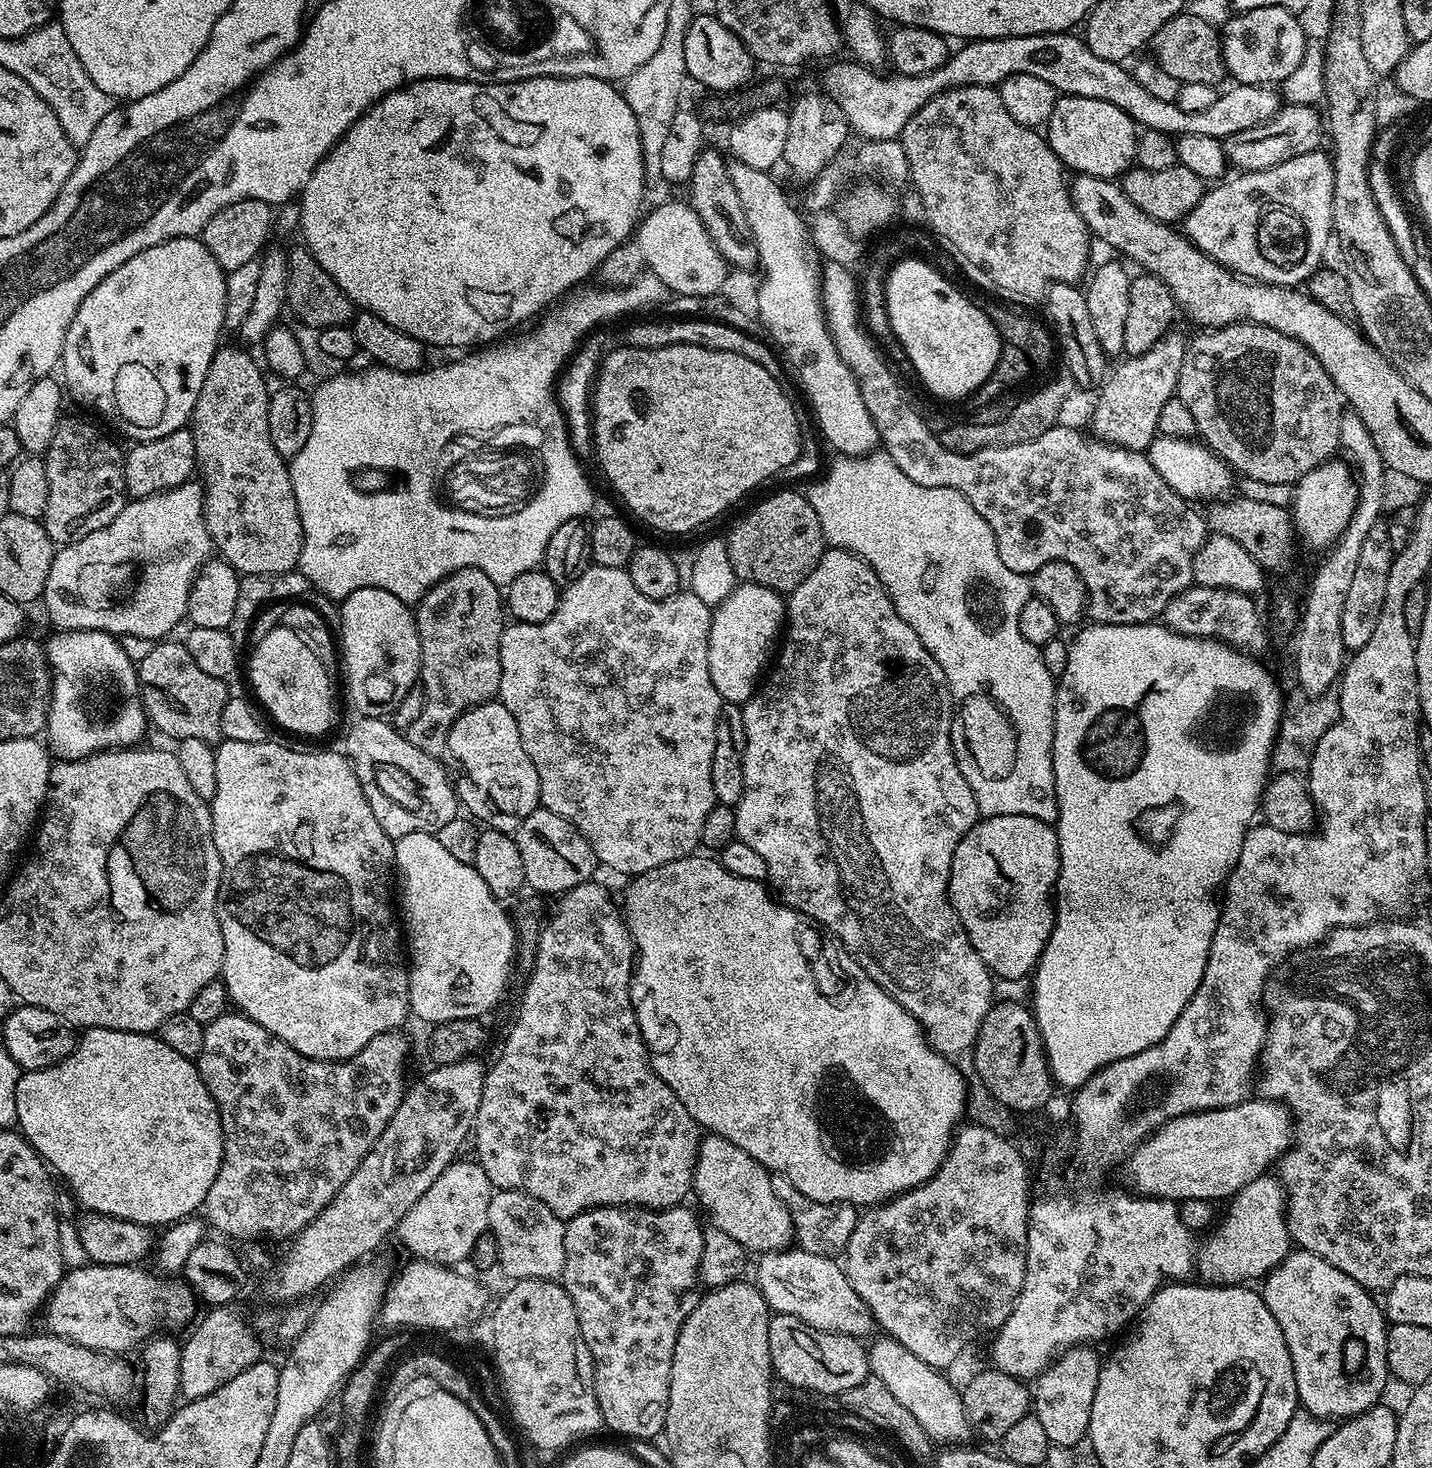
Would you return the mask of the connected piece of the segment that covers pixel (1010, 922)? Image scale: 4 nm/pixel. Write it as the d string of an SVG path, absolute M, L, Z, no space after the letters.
M989 816L981 819L975 826L968 831L958 842L958 850L954 850L952 859L952 869L948 879L948 899L951 900L966 934L970 938L970 946L982 958L982 962L988 967L993 977L1002 979L1022 979L1035 969L1040 961L1040 955L1044 953L1046 942L1052 933L1052 927L1056 921L1056 910L1054 907L1054 889L1056 880L1060 877L1060 838L1057 829L1047 820L1030 818L1029 816Z

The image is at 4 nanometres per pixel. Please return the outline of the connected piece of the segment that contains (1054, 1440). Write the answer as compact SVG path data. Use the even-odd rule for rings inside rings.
M1092 1346L1067 1348L1049 1364L1048 1369L1034 1380L1034 1414L1046 1430L1049 1445L1070 1447L1082 1442L1090 1426L1090 1410L1094 1406L1094 1394L1098 1390L1098 1378L1102 1367L1101 1357L1096 1357L1097 1349Z

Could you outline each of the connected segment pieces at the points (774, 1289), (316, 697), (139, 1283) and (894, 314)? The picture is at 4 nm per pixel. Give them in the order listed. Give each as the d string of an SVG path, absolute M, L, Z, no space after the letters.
M789 1246L783 1252L765 1252L759 1260L754 1283L773 1313L793 1316L823 1332L857 1338L873 1335L874 1321L866 1302L854 1294L850 1278L833 1257L810 1254L799 1246Z
M283 626L270 629L257 642L248 660L248 676L263 711L286 731L297 732L300 736L320 736L331 730L332 719L336 716L336 704L332 701L333 681L328 679L326 670L322 670L322 662L318 662L314 650L298 638L294 630Z
M84 1262L81 1268L69 1267L42 1309L42 1320L44 1316L44 1324L48 1327L45 1329L51 1335L61 1336L95 1352L128 1354L124 1352L139 1349L160 1330L155 1328L163 1324L168 1328L191 1325L197 1319L198 1305L192 1285L180 1278L161 1278L152 1272L135 1264Z
M901 258L889 270L885 286L890 326L920 380L944 400L971 397L990 378L1002 341L990 318L972 296L963 296L942 273L924 260Z

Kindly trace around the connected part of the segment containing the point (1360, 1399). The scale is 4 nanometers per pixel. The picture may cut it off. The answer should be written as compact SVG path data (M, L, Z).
M1302 1247L1289 1252L1277 1268L1263 1277L1263 1284L1264 1304L1274 1314L1274 1322L1278 1322L1290 1350L1299 1407L1320 1420L1343 1422L1381 1403L1380 1395L1390 1381L1386 1362L1388 1328L1381 1305L1372 1301L1373 1293L1354 1282L1350 1274L1330 1266L1326 1258L1318 1258L1318 1254L1310 1254Z

